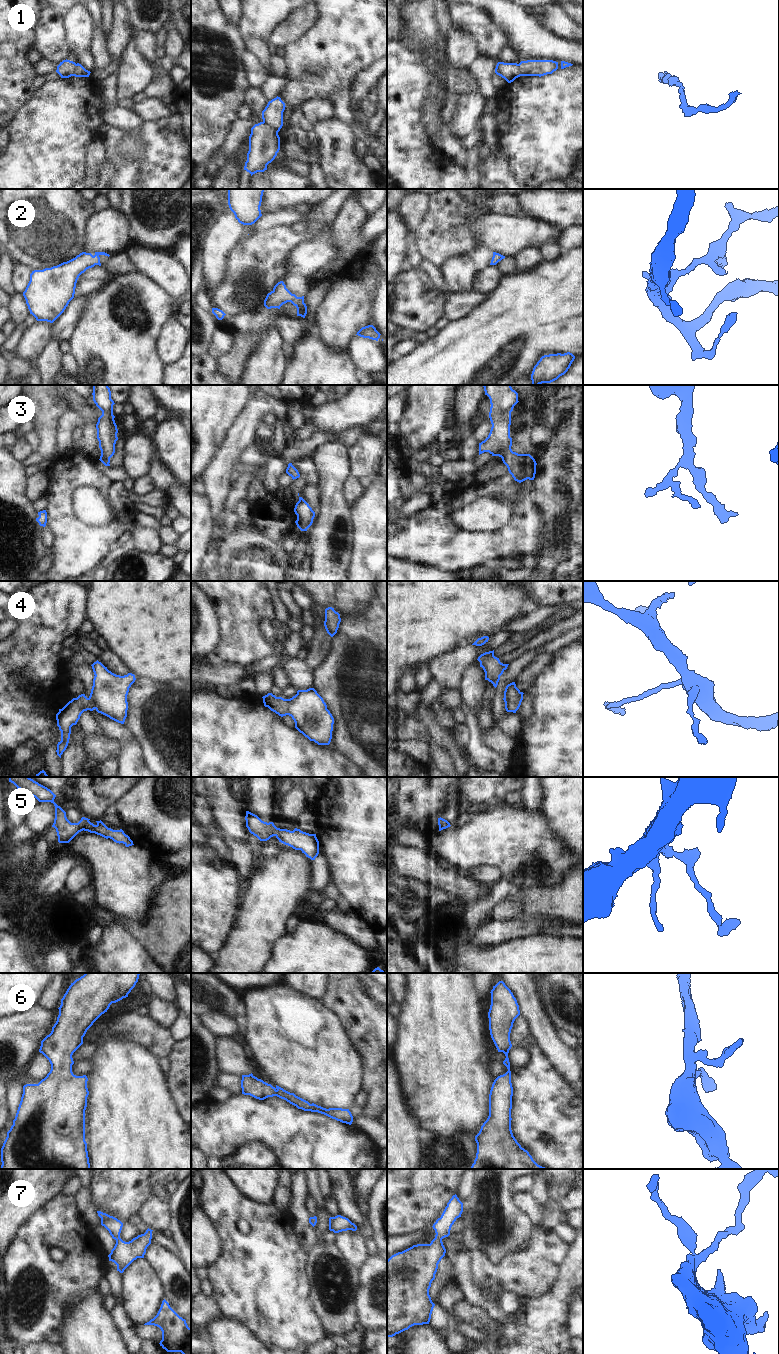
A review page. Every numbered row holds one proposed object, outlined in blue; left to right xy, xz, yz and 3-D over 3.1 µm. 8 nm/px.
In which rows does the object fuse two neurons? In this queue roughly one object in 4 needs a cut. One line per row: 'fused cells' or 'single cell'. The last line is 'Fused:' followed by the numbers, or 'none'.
1: single cell
2: single cell
3: single cell
4: single cell
5: single cell
6: single cell
7: single cell
Fused: none

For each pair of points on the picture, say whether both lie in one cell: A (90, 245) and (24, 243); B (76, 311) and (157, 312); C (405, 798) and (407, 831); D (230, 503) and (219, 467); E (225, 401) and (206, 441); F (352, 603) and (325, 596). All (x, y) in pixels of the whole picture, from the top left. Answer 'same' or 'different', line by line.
A: different
B: different
C: different
D: different
E: same
F: same

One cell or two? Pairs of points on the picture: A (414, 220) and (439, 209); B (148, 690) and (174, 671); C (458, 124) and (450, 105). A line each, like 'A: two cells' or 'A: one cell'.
A: two cells
B: two cells
C: two cells

